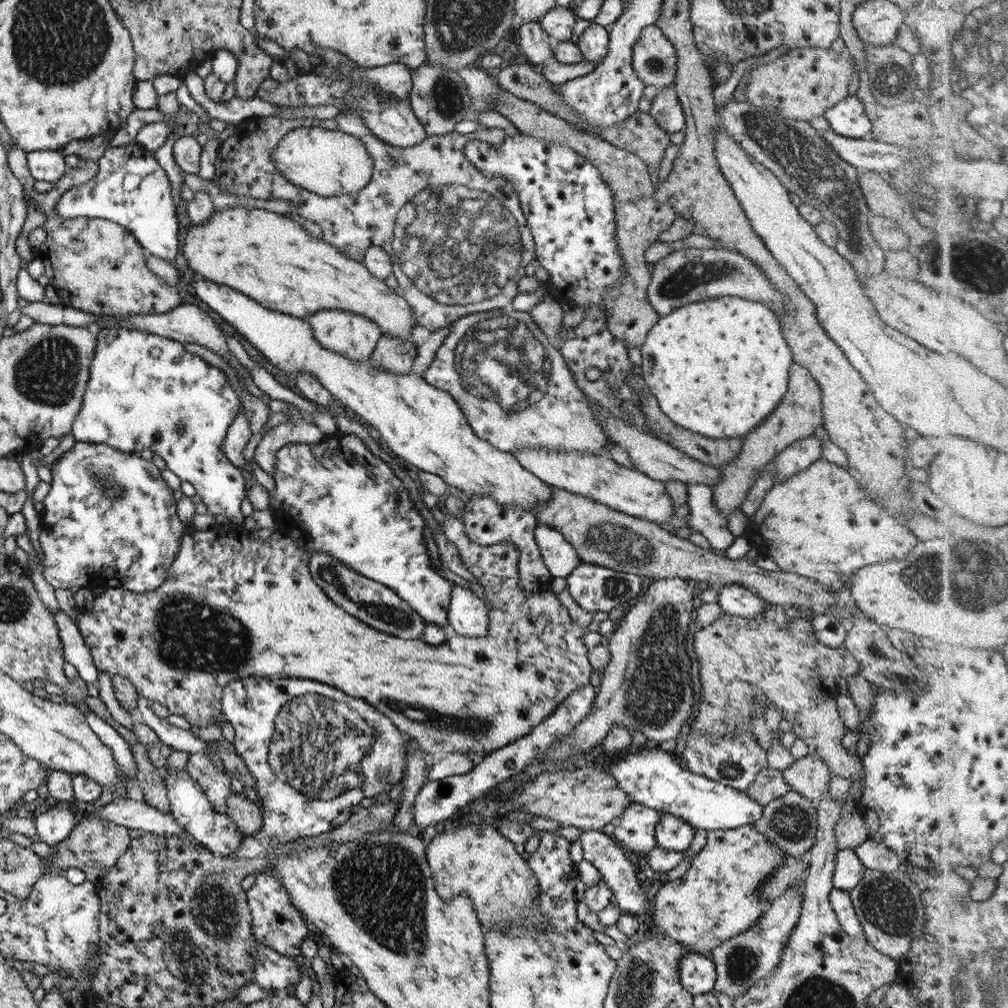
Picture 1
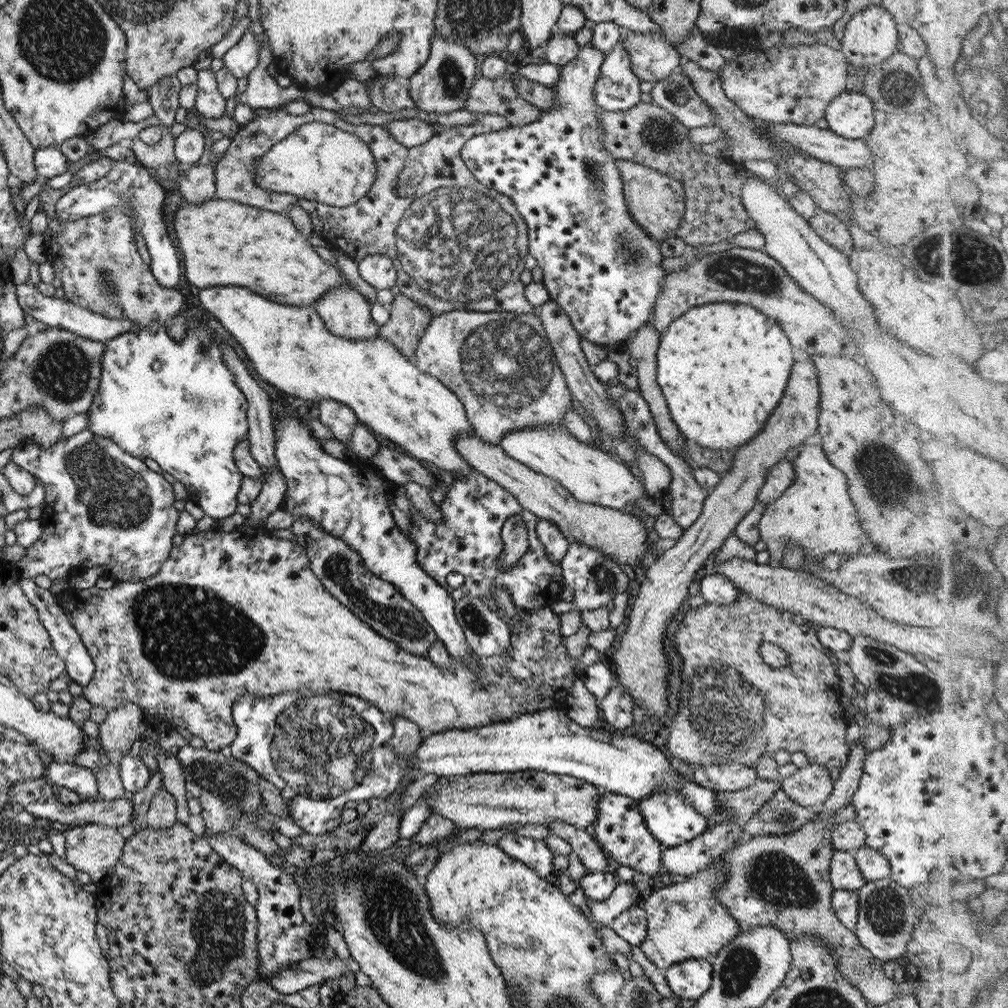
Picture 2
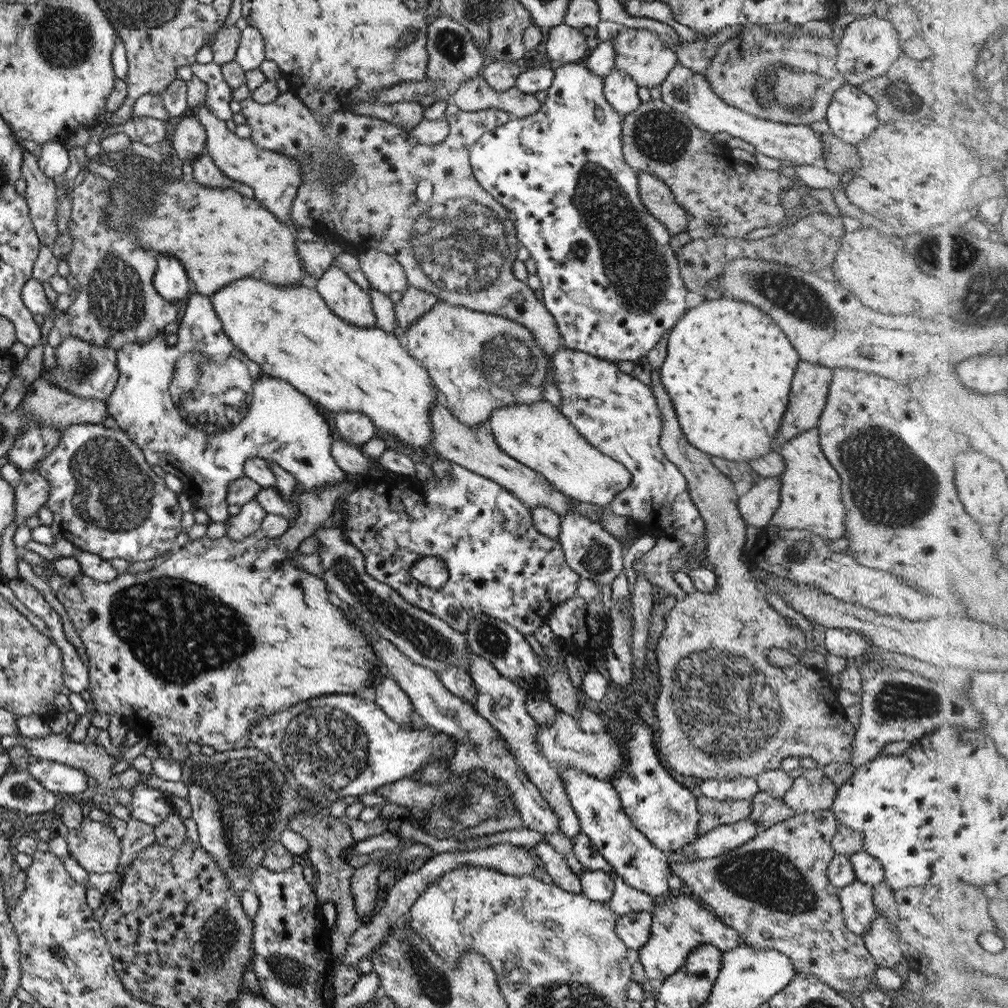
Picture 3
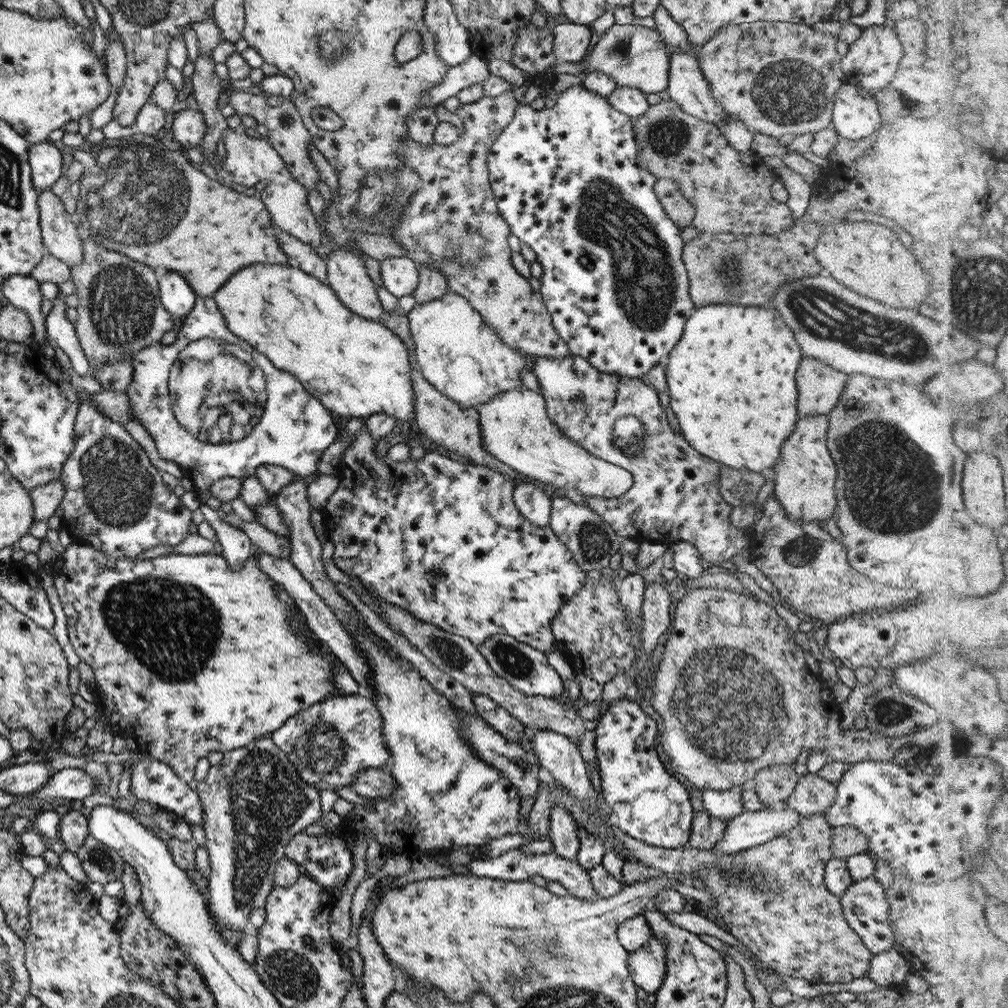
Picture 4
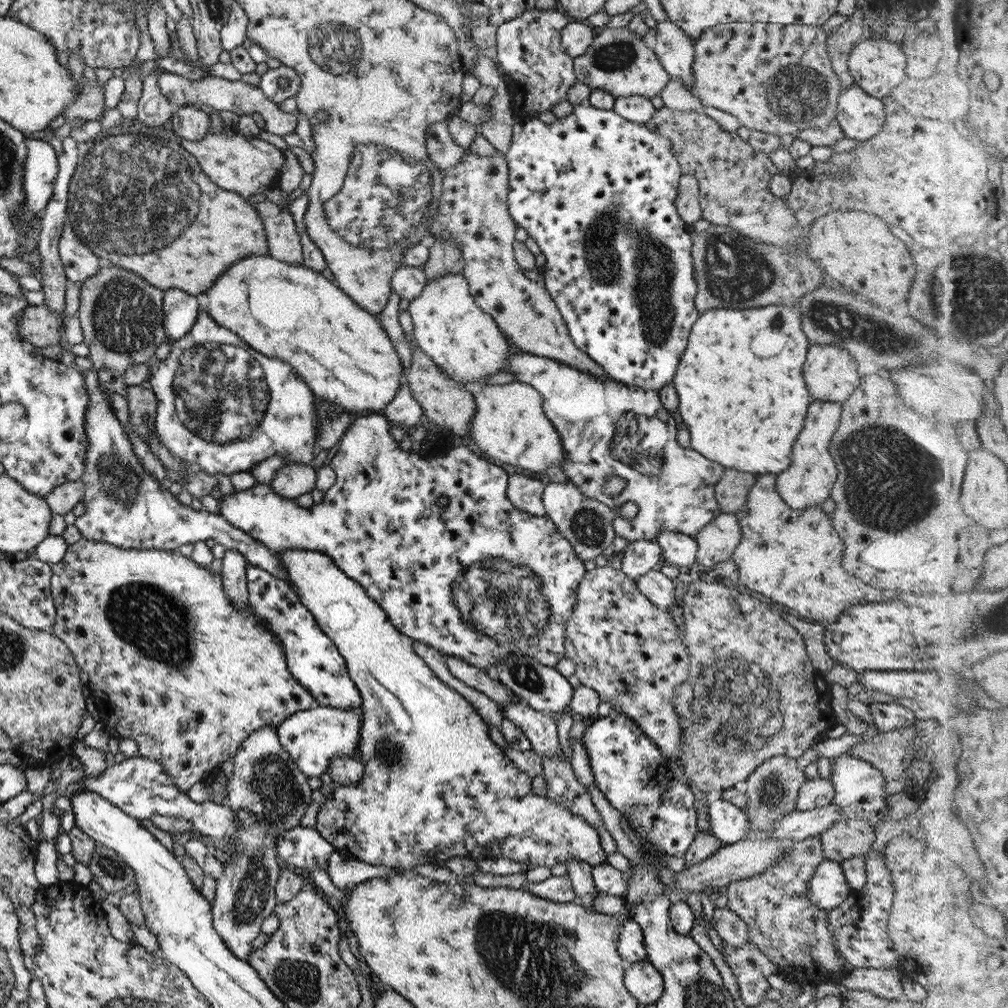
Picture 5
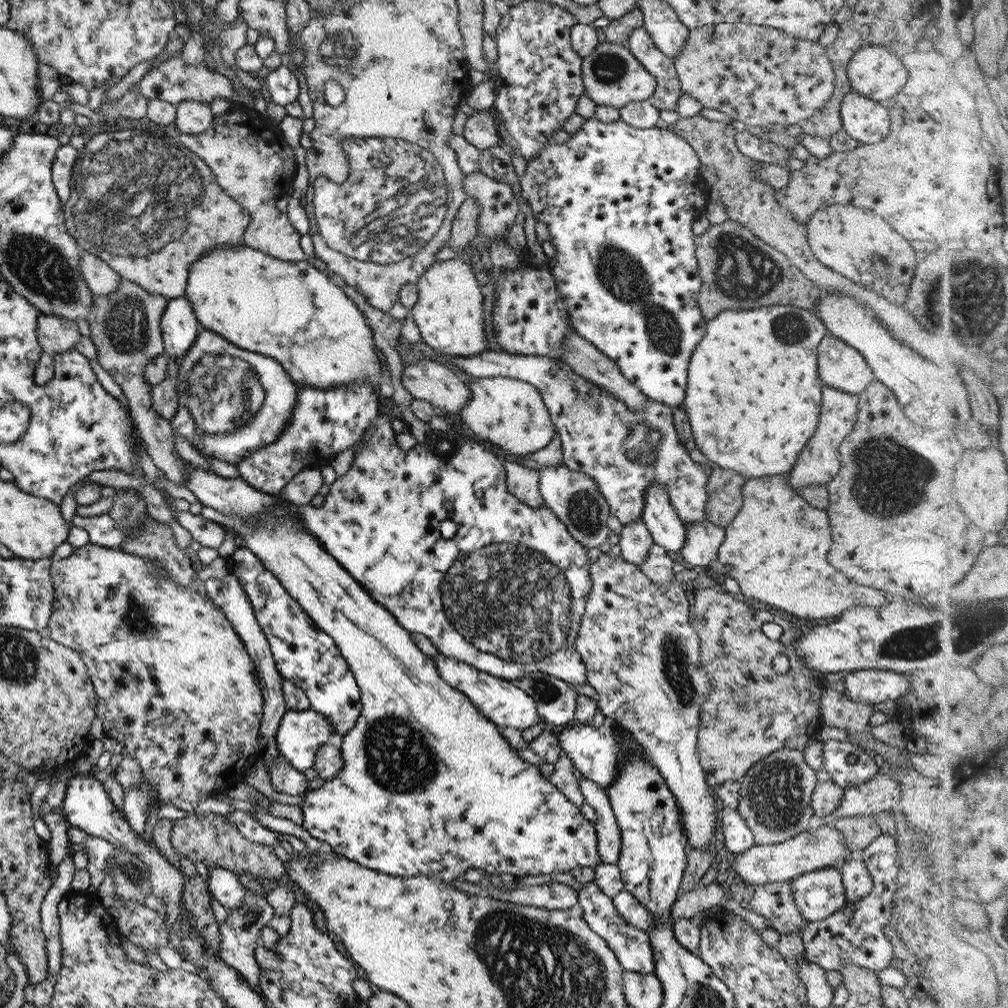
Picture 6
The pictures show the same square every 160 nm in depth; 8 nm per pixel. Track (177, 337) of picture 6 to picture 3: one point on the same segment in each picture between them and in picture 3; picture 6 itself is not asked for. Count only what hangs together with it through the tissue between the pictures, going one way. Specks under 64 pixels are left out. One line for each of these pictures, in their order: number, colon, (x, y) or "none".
3: (169, 280)
4: (177, 298)
5: (179, 308)

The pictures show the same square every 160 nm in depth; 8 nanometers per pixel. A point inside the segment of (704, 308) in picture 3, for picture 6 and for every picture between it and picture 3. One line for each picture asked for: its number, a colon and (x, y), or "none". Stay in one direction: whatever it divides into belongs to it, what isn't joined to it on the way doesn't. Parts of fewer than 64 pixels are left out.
4: (730, 377)
5: (740, 394)
6: (752, 400)

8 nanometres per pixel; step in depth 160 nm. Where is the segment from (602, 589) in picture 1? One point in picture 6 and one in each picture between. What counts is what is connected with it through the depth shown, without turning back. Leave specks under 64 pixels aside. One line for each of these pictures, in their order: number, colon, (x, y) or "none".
2: (594, 579)
3: (588, 550)
4: (591, 541)
5: (583, 521)
6: (571, 495)

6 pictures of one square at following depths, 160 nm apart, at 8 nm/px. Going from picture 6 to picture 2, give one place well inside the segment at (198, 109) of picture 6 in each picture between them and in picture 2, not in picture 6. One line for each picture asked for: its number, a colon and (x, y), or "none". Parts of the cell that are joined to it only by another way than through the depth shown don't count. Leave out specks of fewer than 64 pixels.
2: (188, 149)
3: (187, 142)
4: (187, 126)
5: (189, 123)

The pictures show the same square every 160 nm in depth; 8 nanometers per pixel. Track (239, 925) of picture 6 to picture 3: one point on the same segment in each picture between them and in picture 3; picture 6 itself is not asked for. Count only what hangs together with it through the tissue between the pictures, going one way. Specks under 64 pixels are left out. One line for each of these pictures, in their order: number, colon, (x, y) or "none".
3: (240, 801)
4: (253, 801)
5: (267, 793)

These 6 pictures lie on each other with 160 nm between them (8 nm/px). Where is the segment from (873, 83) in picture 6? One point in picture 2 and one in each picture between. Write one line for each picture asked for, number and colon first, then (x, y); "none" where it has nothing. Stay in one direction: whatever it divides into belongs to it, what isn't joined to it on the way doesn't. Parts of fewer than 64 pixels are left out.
2: (869, 38)
3: (868, 46)
4: (870, 62)
5: (875, 65)

